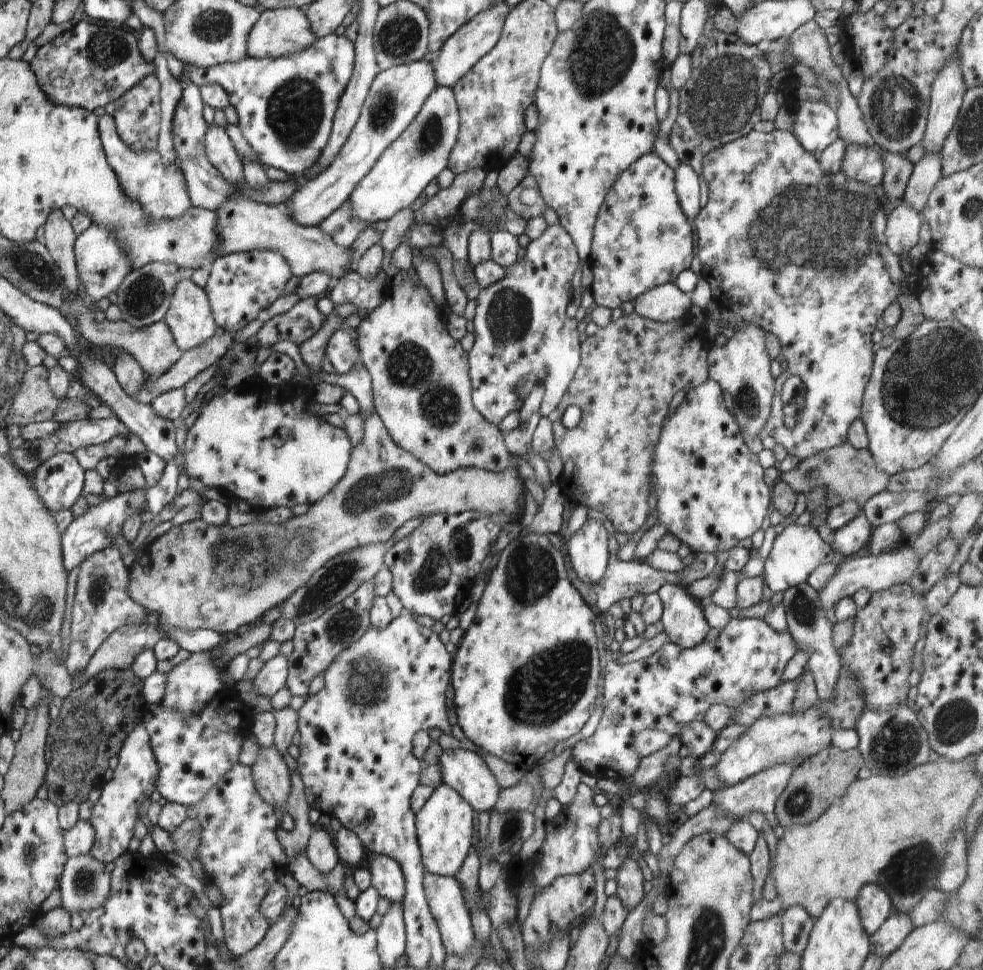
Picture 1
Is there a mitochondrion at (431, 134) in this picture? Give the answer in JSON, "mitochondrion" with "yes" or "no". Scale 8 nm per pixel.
{"mitochondrion":"yes"}

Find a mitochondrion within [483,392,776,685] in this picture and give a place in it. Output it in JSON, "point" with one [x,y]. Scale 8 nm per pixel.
{"point":[530,574]}

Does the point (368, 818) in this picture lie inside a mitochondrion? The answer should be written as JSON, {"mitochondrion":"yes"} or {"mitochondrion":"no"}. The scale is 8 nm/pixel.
{"mitochondrion":"no"}

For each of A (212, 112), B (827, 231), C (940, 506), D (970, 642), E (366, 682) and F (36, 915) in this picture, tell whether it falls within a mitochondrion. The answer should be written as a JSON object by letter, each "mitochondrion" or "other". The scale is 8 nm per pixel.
{"A":"other","B":"mitochondrion","C":"other","D":"other","E":"mitochondrion","F":"other"}

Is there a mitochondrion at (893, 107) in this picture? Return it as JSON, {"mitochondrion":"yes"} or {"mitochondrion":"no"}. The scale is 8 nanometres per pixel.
{"mitochondrion":"yes"}

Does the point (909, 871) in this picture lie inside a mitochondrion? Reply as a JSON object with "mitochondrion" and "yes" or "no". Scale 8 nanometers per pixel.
{"mitochondrion":"yes"}

